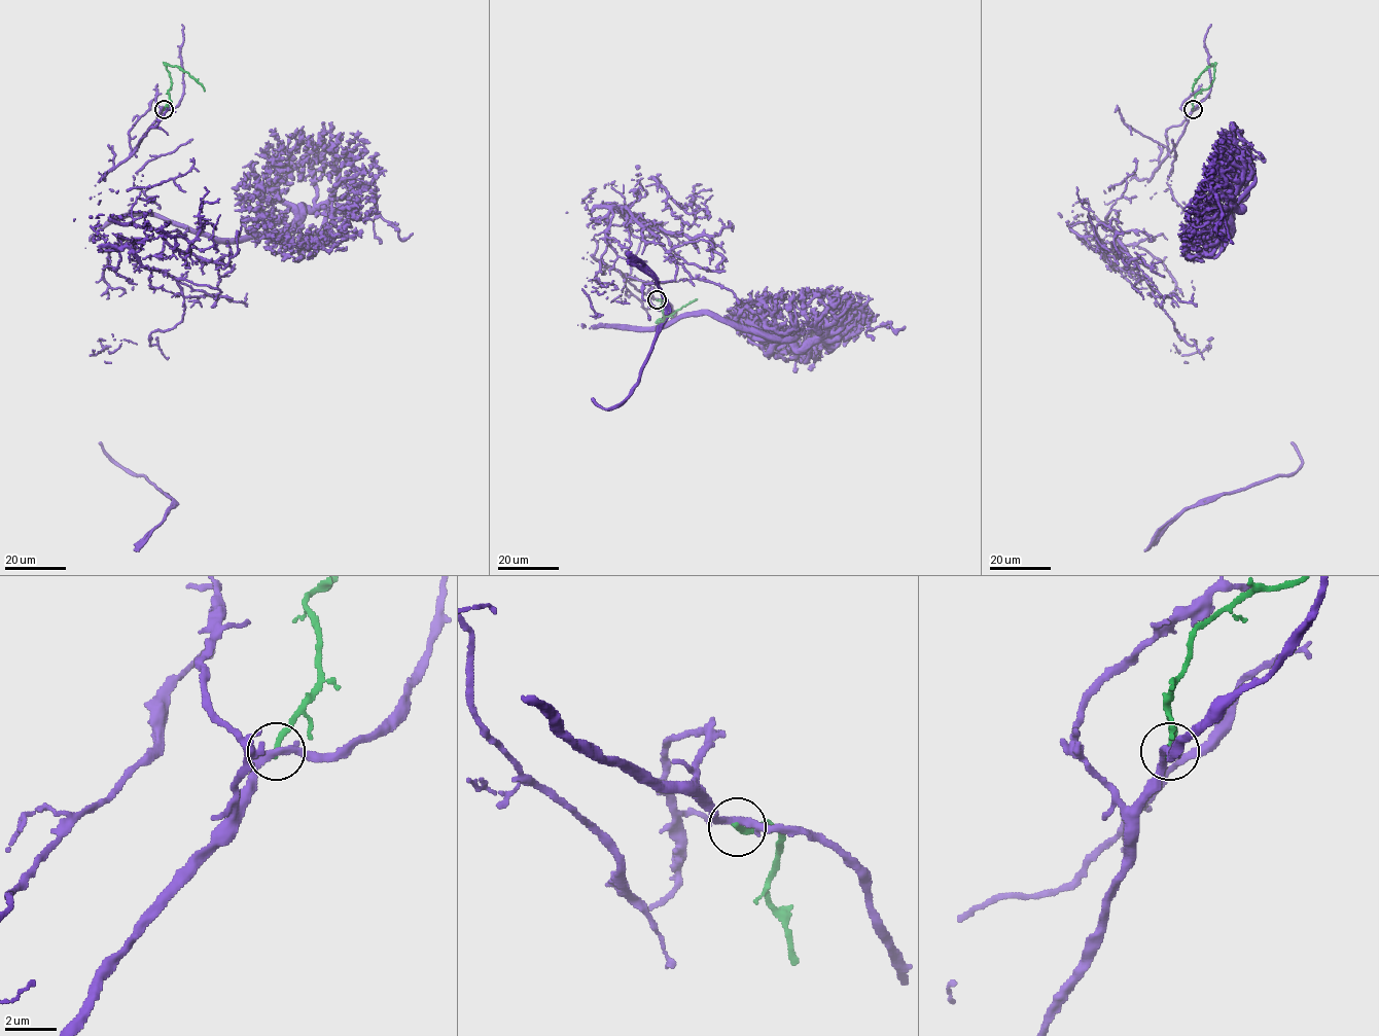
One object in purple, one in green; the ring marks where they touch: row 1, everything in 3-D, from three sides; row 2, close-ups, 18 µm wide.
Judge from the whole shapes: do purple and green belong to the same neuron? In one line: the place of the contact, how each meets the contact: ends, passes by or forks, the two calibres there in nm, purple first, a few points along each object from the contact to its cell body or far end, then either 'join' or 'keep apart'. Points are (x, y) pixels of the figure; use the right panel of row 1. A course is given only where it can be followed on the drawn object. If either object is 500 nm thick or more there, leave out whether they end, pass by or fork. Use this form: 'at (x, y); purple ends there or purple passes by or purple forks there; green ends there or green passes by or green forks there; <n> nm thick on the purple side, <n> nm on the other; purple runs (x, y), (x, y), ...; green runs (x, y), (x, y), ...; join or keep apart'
at (1193, 109); purple passes by; green ends there; 280 nm thick on the purple side, 240 nm on the other; purple runs (1192, 108), (1167, 182), (1224, 240), (1150, 266), (1076, 237), (1146, 281), (1302, 465), (1202, 499), (1144, 550); green runs (1193, 108), (1195, 96), (1211, 84), (1214, 67), (1209, 66), (1202, 72), (1192, 91); keep apart

